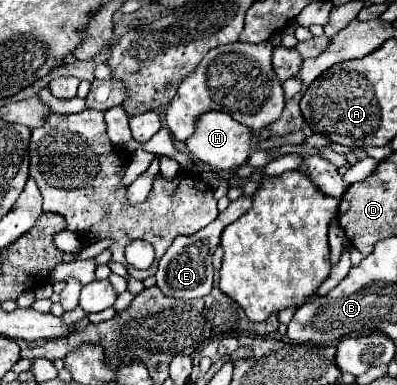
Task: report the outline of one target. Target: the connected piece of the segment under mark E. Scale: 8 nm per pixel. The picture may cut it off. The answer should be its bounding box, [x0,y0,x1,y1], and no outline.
[155,196,251,300]

